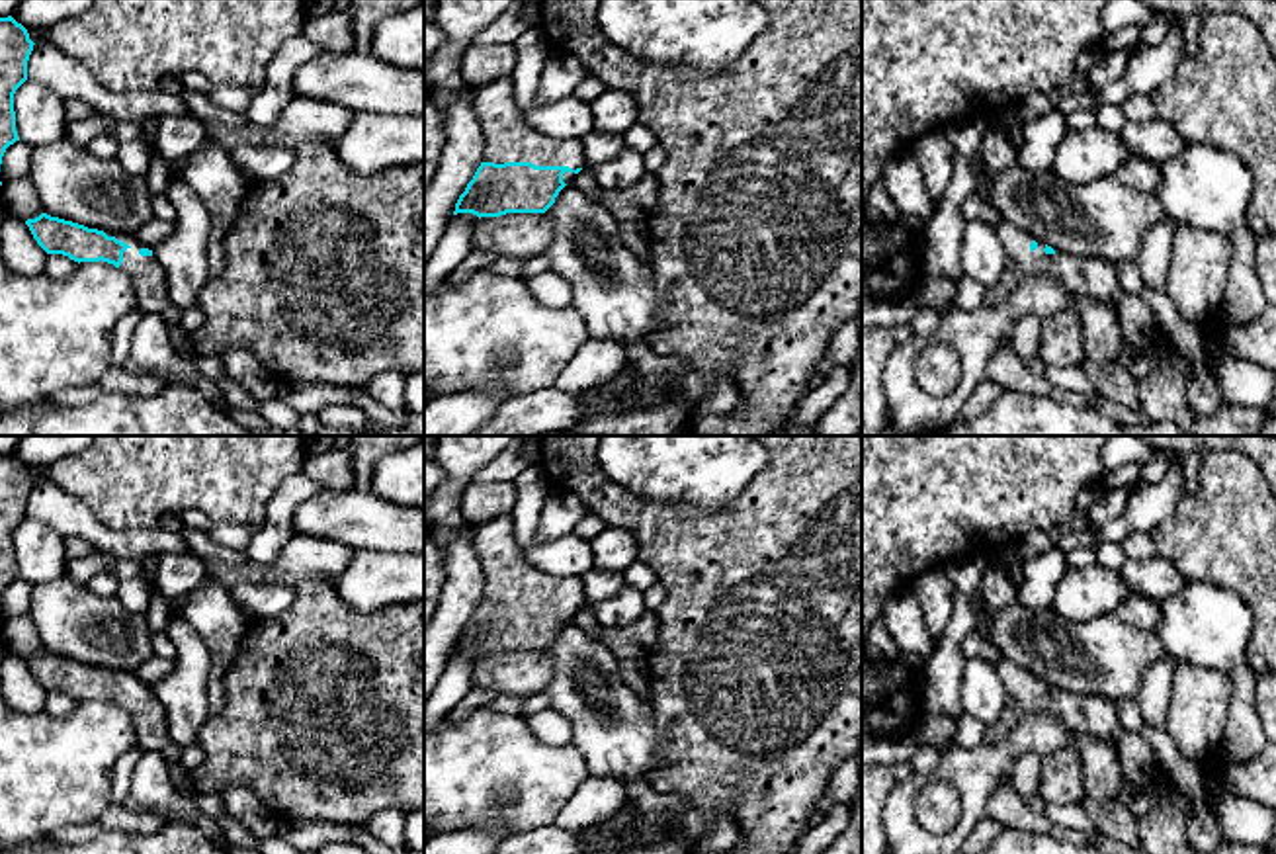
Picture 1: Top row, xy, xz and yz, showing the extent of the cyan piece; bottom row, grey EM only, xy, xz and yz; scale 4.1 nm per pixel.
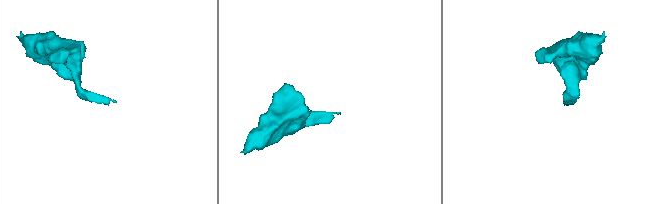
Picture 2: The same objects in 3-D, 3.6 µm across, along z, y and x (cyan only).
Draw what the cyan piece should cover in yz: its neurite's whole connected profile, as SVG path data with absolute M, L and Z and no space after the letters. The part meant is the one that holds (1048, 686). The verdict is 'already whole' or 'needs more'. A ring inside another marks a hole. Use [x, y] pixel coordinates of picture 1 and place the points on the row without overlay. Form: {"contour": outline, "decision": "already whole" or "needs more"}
{"contour": "M1006 659L995 662L995 670L1004 686L1004 709L995 733L1008 733L1028 713L1049 713L1057 719L1071 733L1071 741L1059 752L1040 758L1038 795L1053 805L1081 805L1085 788L1077 737L1088 735L1118 743L1122 735L1118 705L1104 696L1073 696L1065 690L1055 690Z", "decision": "needs more"}

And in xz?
{"contour": "M506 514L473 526L473 539L485 569L485 590L473 618L459 633L453 653L473 651L479 655L471 668L473 688L520 698L543 694L553 670L553 659L545 649L588 602L582 578L549 575L524 559L516 545L512 518Z", "decision": "needs more"}

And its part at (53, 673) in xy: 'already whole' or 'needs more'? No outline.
needs more

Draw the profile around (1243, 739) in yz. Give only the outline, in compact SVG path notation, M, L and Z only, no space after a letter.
M1247 664L1231 666L1225 674L1237 696L1229 705L1223 750L1235 762L1247 762L1268 743L1253 698L1256 674Z

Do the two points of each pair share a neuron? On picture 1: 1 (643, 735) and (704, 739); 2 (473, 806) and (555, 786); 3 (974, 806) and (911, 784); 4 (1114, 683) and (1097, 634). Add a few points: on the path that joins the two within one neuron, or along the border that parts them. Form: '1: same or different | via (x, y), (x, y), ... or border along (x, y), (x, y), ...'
1: different | border along (653, 704), (661, 761), (653, 768), (649, 782)
2: same | via (491, 784), (495, 780), (534, 780)
3: same | via (966, 788), (954, 776), (929, 778)
4: same | via (1114, 671), (1114, 665), (1097, 645)

